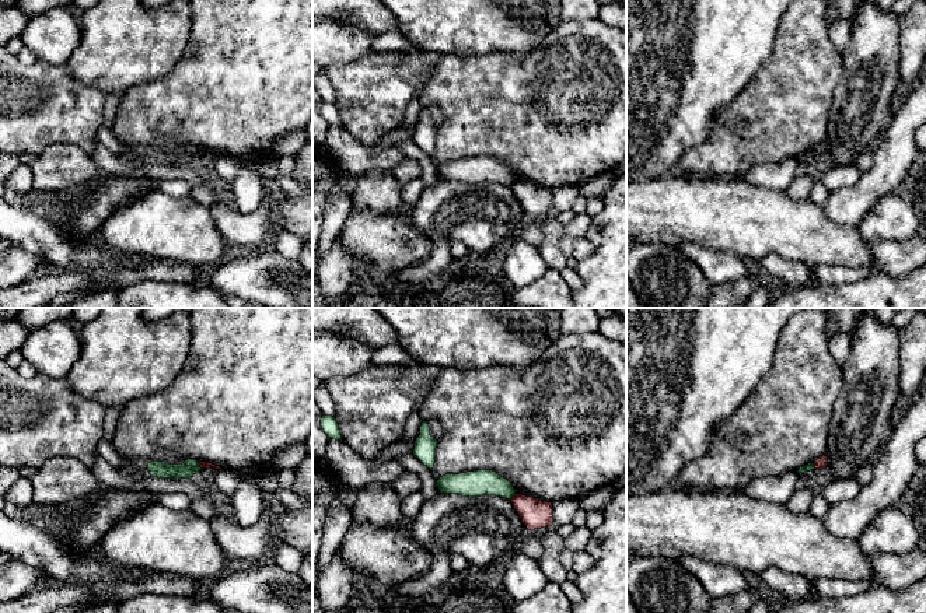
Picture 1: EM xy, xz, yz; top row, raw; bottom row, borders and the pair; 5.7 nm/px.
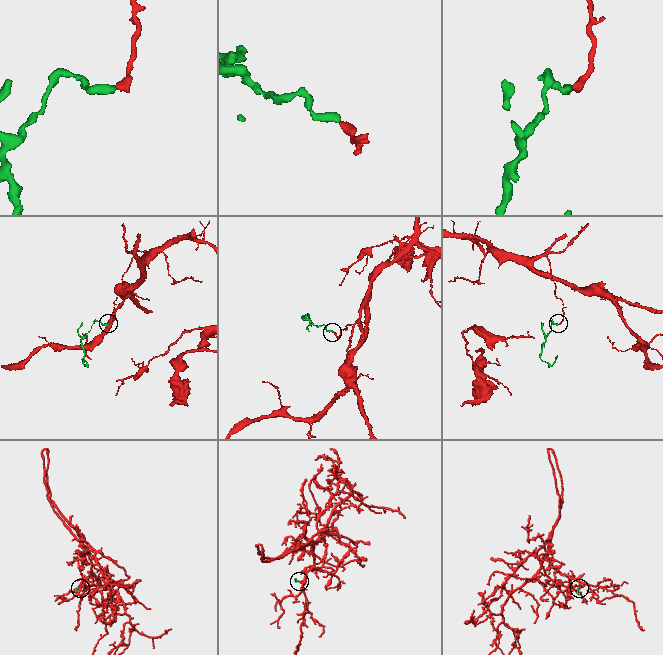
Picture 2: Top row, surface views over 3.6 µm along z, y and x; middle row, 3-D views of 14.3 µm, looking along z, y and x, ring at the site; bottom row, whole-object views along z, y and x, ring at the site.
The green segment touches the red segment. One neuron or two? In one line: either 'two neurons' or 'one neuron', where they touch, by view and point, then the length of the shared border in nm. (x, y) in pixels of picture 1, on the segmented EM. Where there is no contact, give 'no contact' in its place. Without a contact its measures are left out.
two neurons; meets green in xz at (513, 496); contact 50 nm long

